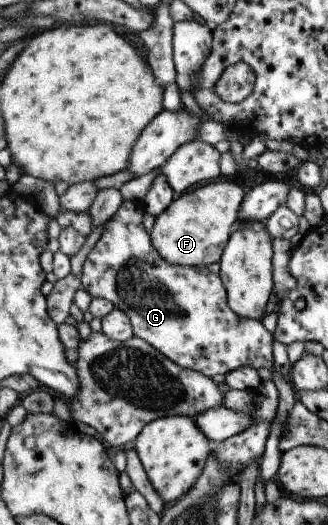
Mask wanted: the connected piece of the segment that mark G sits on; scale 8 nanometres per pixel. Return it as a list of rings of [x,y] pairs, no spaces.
[[[136,201],[121,202],[114,215],[103,223],[102,232],[92,247],[81,269],[81,289],[90,297],[104,298],[114,308],[123,311],[129,319],[133,335],[143,339],[166,359],[184,369],[200,372],[206,377],[227,374],[239,367],[273,367],[272,342],[261,320],[236,315],[227,304],[225,289],[218,274],[211,273],[206,266],[181,266],[164,261],[152,247],[149,233],[143,226],[144,211]]]

